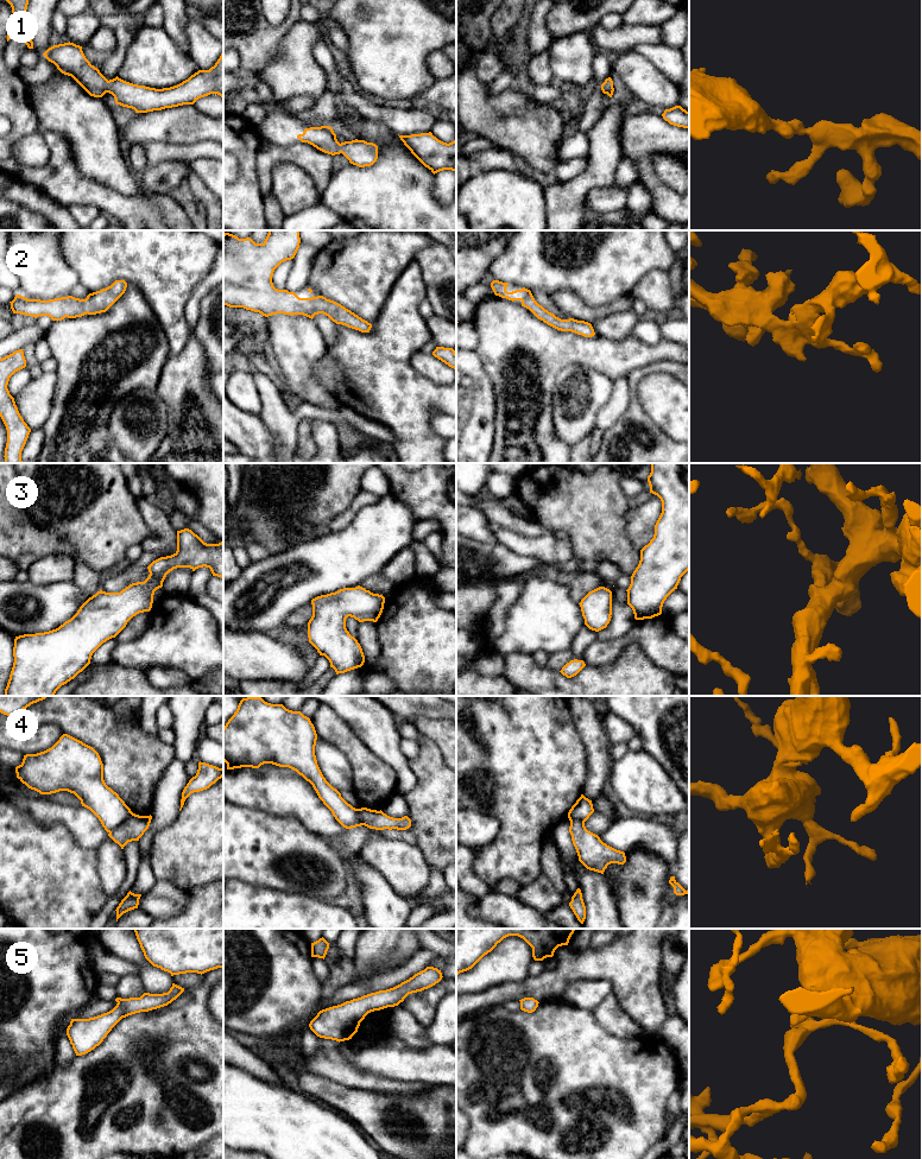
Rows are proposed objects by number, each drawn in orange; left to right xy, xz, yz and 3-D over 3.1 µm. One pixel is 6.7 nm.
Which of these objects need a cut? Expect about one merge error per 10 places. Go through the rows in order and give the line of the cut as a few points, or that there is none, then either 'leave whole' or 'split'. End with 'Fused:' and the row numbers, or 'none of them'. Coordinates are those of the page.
1: no cut; leave whole
2: no cut; leave whole
3: no cut; leave whole
4: cut in xy along (132, 812), (109, 833); split
5: no cut; leave whole
Fused: 4

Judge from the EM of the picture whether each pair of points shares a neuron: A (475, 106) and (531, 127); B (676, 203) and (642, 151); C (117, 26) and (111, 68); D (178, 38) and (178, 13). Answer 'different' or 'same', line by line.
A: same
B: same
C: same
D: same

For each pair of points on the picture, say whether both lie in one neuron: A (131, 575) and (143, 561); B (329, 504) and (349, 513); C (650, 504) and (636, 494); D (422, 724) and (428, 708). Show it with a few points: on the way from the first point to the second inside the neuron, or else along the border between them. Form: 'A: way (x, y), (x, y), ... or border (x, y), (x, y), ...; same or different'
A: border (131, 564), (146, 568); different
B: border (360, 489), (352, 502), (326, 524); different
C: border (649, 492), (633, 502); different
D: border (443, 717), (416, 716), (411, 720); different

